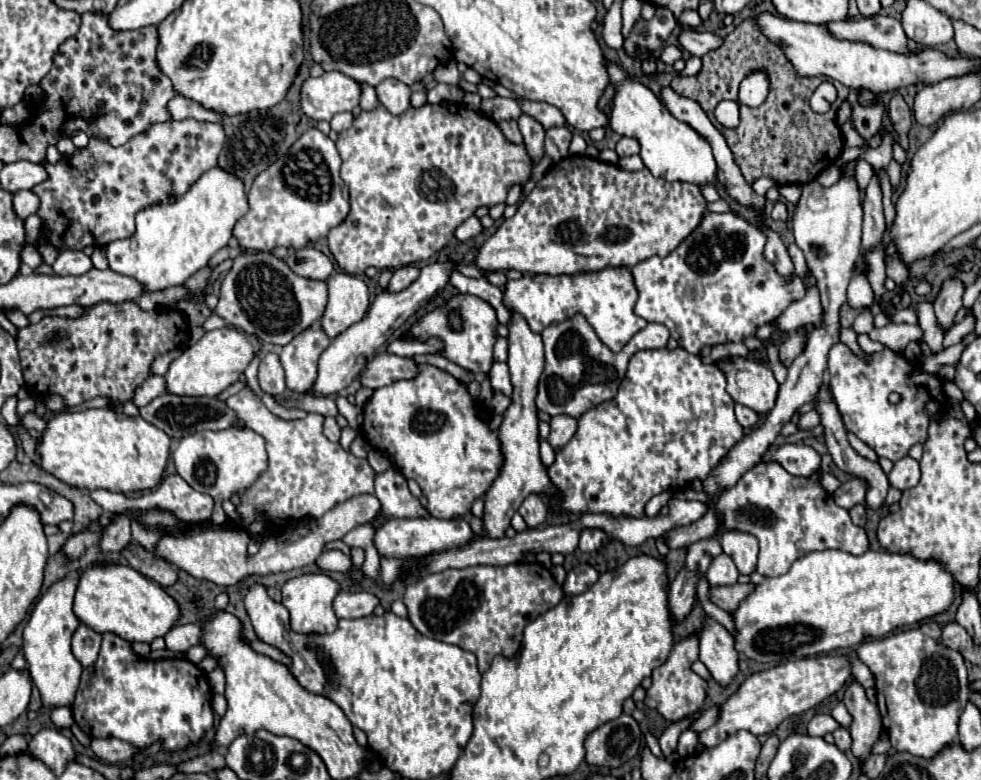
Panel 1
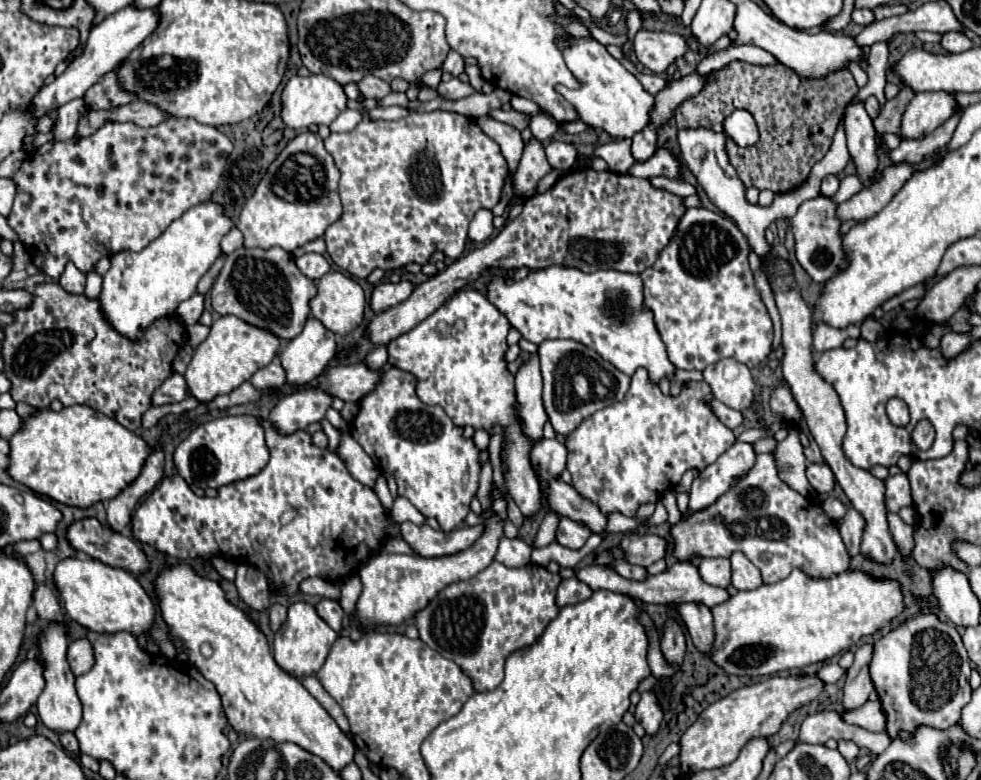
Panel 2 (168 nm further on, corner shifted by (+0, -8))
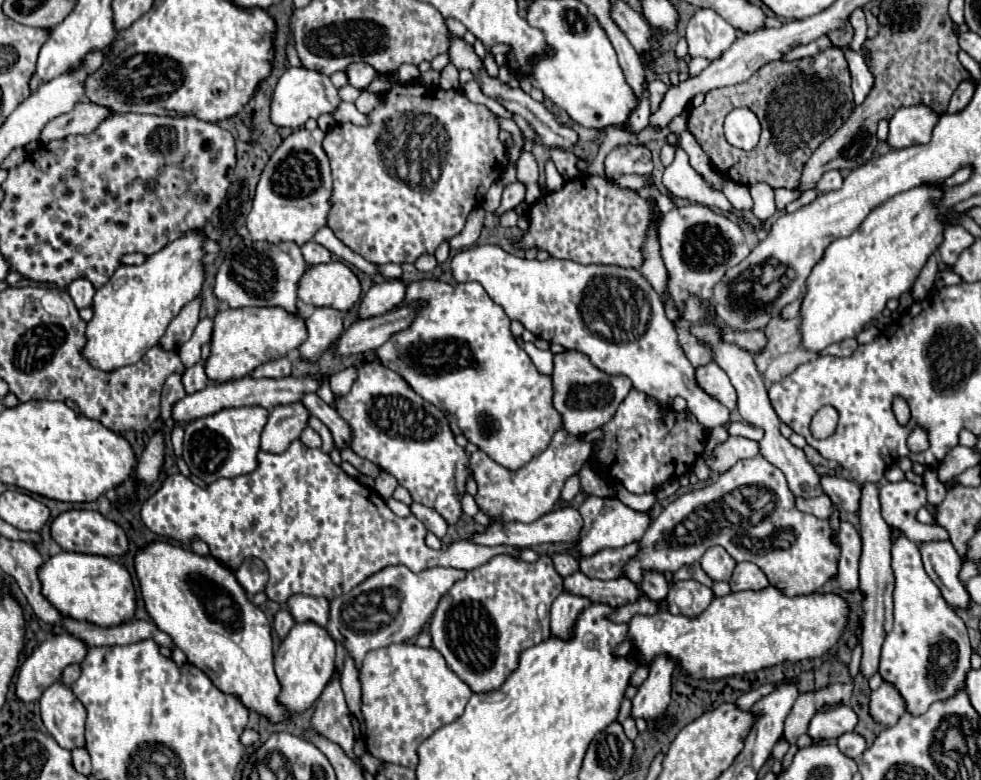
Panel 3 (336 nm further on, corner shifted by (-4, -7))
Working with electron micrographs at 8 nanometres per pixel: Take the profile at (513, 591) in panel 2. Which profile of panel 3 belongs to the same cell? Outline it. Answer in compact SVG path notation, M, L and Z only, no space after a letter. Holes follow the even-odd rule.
M498 554L486 564L466 572L466 576L442 596L430 620L432 646L444 656L448 668L458 678L462 678L472 692L498 690L502 682L506 682L506 678L514 672L514 666L518 666L522 650L550 638L550 606L556 596L562 594L562 590L562 576L554 570L550 556L540 556L538 562L528 564L510 554ZM540 604L546 608L540 610Z

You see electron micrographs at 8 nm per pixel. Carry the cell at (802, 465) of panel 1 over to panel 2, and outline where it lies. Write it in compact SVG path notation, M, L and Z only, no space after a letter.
M808 463L808 467L806 467L806 477L808 477L810 485L812 485L818 493L822 493L822 495L830 493L832 487L834 487L834 473L830 471L830 467L828 467L826 463L822 463L822 465Z

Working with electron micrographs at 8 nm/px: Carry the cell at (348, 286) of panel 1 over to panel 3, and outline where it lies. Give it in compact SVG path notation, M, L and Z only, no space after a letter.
M344 262L308 266L298 282L298 298L312 306L332 306L348 312L360 298L360 282Z

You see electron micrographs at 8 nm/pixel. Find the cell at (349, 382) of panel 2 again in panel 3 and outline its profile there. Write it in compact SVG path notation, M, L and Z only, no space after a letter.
M250 376L238 378L238 380L230 380L230 382L210 382L204 390L194 392L194 394L186 394L182 400L178 400L172 406L172 418L176 422L190 422L194 418L202 418L202 416L210 416L216 414L222 408L232 408L232 406L264 406L264 408L274 408L274 406L282 406L282 404L294 404L298 402L306 392L316 392L318 390L318 380L314 376L302 376L302 378L262 378L262 380L254 380Z

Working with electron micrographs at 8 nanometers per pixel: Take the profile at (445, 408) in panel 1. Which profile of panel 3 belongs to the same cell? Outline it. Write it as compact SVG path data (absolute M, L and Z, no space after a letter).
M378 360L356 364L356 380L346 396L336 398L336 412L352 428L350 448L360 458L366 458L374 462L382 472L392 474L398 484L412 494L414 502L436 508L448 524L454 524L460 518L460 496L466 492L466 478L470 474L468 454L454 442L454 434L448 426L446 416L422 396L418 396L402 376L382 366Z

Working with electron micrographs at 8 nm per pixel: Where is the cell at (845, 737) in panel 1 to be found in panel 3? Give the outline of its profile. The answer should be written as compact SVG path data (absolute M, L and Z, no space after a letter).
M854 732L854 734L842 734L842 738L838 738L838 748L848 758L858 758L866 750L866 740L858 732Z

